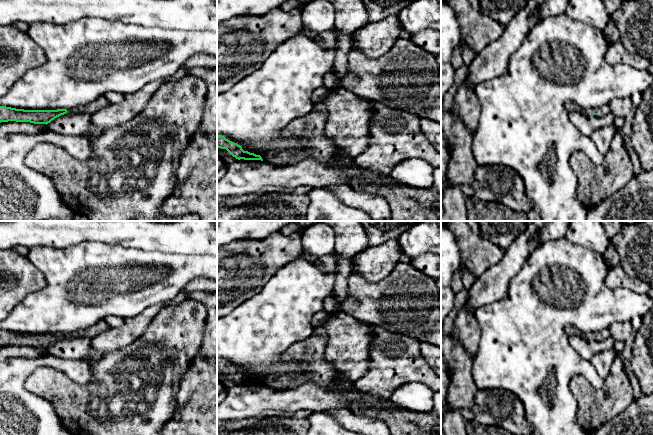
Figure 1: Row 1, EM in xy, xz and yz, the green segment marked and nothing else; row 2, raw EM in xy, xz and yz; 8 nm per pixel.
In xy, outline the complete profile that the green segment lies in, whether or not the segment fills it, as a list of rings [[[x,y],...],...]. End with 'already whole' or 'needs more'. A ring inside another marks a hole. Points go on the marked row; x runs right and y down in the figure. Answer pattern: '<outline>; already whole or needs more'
[[[0,106],[0,123],[8,121],[48,124],[55,118],[67,113],[66,109],[24,110]]]; already whole

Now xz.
[[[217,135],[217,148],[226,149],[233,157],[235,157],[238,160],[244,159],[263,161],[260,155],[244,151],[240,145],[226,139],[222,135]]]; already whole

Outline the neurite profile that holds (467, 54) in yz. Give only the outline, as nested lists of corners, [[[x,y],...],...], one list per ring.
[[[467,44],[460,50],[460,55],[462,58],[462,63],[465,65],[469,65],[473,59],[476,57],[476,53],[473,49]]]

